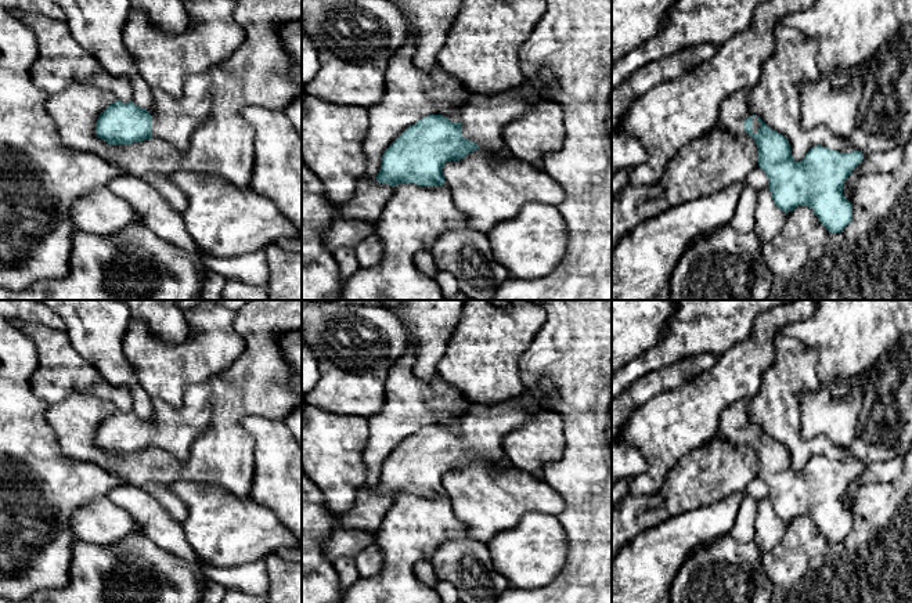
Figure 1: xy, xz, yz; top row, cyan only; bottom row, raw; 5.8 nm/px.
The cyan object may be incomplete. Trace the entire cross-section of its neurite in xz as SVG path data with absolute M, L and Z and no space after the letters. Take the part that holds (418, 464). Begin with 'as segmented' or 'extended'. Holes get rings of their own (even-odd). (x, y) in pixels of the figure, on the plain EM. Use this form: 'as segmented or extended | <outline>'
extended | M544 376L538 382L536 394L525 390L520 396L501 404L473 404L466 415L458 420L455 433L443 425L429 425L419 429L415 434L405 438L383 462L376 491L393 497L397 497L400 492L418 495L447 494L443 485L446 472L462 469L479 458L493 465L504 462L504 437L522 426L529 419L533 408L548 411L548 407L556 401L556 397L556 387Z

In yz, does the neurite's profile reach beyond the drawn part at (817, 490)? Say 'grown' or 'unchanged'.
grown

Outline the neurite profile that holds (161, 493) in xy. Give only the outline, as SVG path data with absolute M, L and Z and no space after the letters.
M147 483L141 487L148 492L170 516L172 519L183 524L187 517L185 505L170 491L170 487L166 484Z

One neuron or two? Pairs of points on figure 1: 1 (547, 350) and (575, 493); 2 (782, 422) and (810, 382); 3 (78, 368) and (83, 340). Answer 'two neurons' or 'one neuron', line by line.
1: one neuron
2: one neuron
3: two neurons

